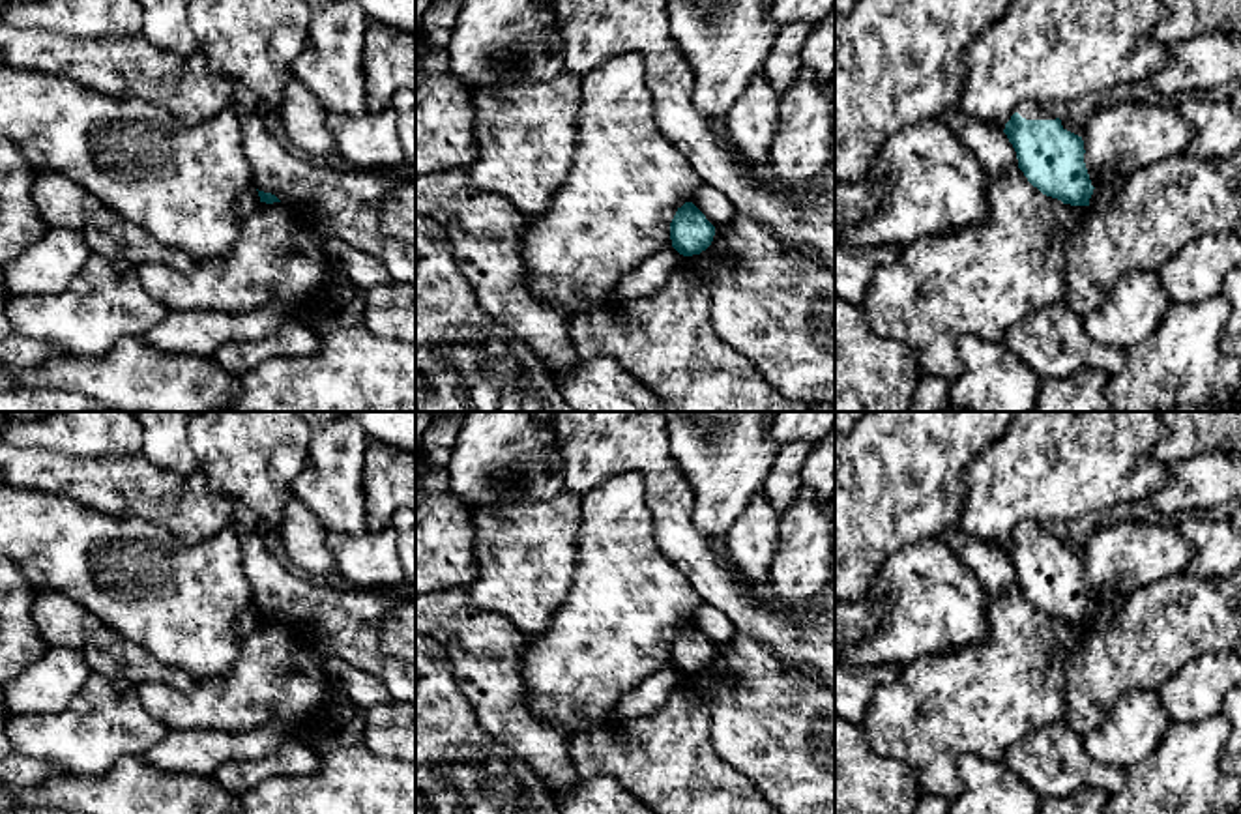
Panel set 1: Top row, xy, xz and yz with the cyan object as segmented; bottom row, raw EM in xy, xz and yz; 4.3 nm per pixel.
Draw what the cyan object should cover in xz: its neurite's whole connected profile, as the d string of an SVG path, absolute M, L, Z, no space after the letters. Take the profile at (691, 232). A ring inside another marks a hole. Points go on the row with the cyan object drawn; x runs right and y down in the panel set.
M685 202L678 208L670 223L672 247L683 254L693 256L706 251L715 236L715 226L706 219L706 215L693 204Z

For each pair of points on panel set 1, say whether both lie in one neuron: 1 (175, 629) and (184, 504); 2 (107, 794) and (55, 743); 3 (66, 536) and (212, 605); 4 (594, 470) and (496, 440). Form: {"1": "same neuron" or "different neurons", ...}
{"1": "different neurons", "2": "different neurons", "3": "same neuron", "4": "different neurons"}

